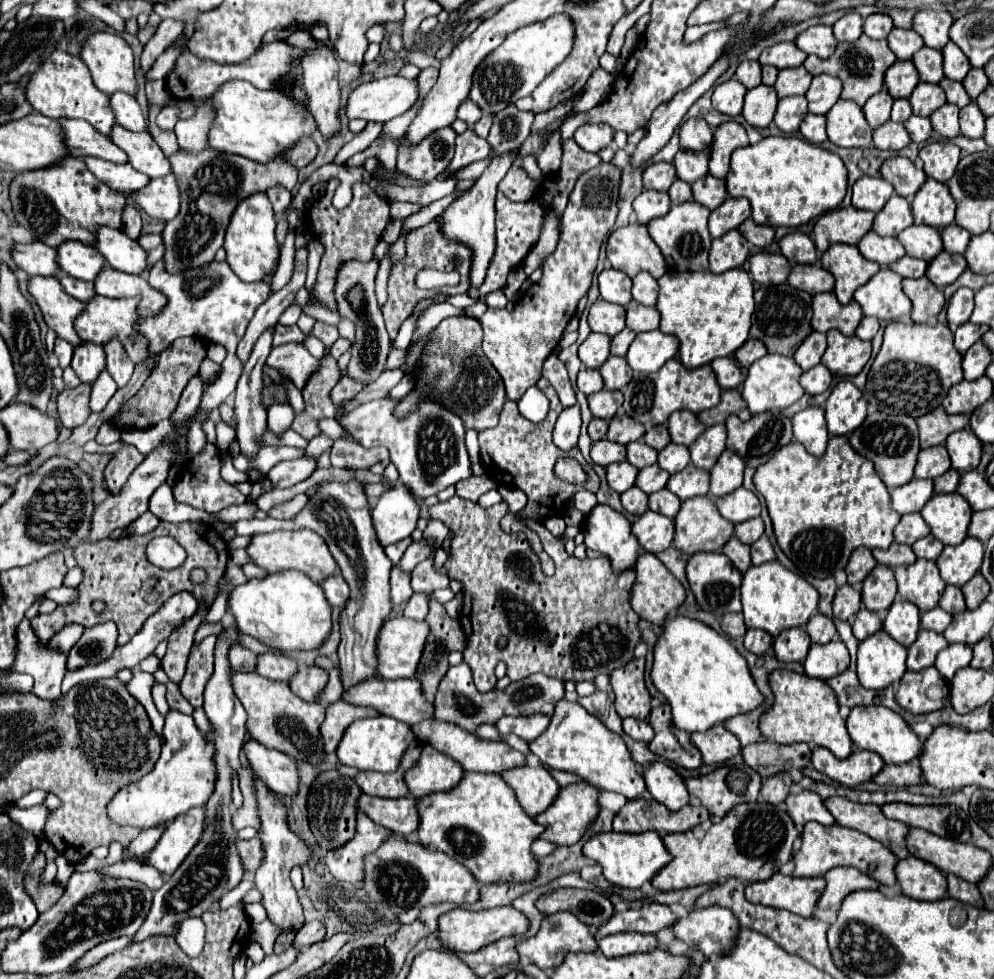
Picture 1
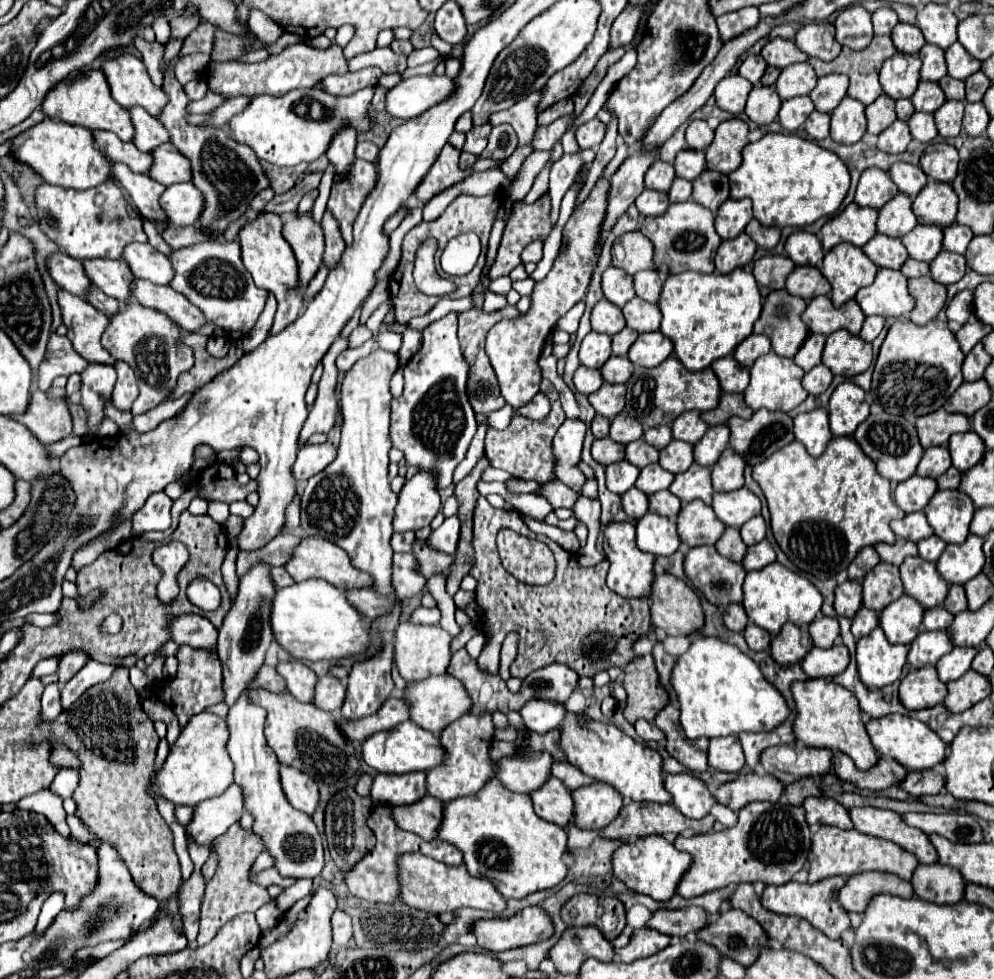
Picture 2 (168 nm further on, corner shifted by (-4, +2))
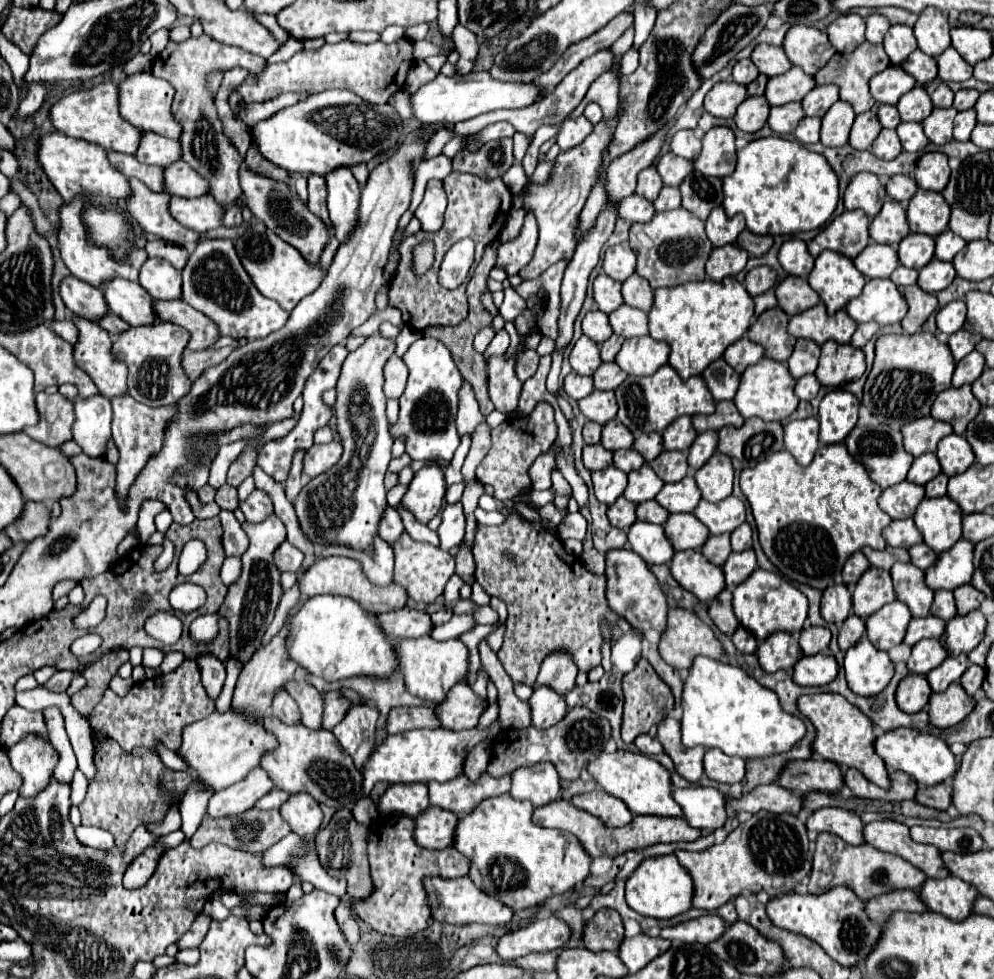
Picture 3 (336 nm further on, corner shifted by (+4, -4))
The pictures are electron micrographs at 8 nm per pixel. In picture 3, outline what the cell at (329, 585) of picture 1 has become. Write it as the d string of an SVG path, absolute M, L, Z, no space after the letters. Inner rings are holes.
M408 606L394 610L394 612L380 612L374 616L378 620L378 626L384 630L384 634L392 640L426 636L432 628L430 616L426 612L412 610Z

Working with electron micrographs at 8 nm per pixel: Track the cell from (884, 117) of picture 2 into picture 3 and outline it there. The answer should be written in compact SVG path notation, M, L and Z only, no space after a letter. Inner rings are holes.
M868 110L864 114L858 114L850 132L850 146L856 150L868 150L872 146L872 140L880 134L882 124L874 110Z

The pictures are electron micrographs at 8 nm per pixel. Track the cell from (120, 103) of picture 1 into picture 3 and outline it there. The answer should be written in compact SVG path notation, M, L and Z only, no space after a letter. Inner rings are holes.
M142 132L142 140L138 144L136 160L142 164L156 164L160 168L172 164L180 158L180 142L162 138L154 132Z

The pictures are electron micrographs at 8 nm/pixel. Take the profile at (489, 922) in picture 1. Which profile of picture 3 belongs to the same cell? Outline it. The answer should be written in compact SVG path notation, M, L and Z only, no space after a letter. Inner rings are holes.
M556 916L536 918L528 926L508 932L498 938L496 954L504 960L516 960L530 952L548 952L554 948L562 948L570 938L570 928Z

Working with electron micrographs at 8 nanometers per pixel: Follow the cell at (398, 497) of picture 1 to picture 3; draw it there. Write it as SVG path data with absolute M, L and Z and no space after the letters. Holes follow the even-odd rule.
M428 466L414 474L406 494L400 500L400 506L412 512L418 522L428 524L438 514L444 492L446 486L444 486L442 470L438 466Z

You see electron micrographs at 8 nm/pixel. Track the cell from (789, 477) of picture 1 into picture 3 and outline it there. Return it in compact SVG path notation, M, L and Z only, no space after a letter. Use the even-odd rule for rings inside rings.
M844 444L820 446L810 466L800 466L790 452L774 452L754 468L744 468L740 474L740 488L750 502L752 514L756 518L758 538L768 560L790 580L808 584L824 590L834 584L836 576L842 572L844 562L864 546L874 550L886 548L882 538L882 528L892 522L892 518L880 510L878 498L882 488L866 476L866 468L858 464L846 450Z

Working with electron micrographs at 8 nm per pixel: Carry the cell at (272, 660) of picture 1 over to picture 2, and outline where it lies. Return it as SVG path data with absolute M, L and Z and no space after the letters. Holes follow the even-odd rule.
M280 662L276 666L278 674L288 682L288 690L300 702L314 702L314 686L318 676L302 662Z

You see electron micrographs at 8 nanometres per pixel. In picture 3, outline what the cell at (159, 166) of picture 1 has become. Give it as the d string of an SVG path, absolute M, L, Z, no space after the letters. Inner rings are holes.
M176 160L164 168L164 188L172 196L176 194L186 198L208 194L208 182L182 160Z

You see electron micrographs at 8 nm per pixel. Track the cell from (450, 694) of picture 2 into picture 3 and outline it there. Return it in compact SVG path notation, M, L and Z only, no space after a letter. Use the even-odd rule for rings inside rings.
M458 682L450 688L446 700L434 708L434 712L444 730L468 730L476 726L484 708L486 704L472 692L472 688Z

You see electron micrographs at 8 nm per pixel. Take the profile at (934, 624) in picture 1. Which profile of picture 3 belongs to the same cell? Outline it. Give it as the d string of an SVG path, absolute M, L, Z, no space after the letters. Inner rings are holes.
M936 616L912 618L908 624L908 632L906 632L904 642L908 646L914 646L918 640L924 640L924 638L940 638L944 632L944 626L946 626L946 622L938 620Z

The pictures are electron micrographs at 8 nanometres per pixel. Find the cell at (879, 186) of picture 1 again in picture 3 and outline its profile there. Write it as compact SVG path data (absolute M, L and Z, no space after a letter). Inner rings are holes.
M860 172L850 180L850 186L844 192L844 206L846 210L864 210L872 220L882 208L884 194L886 190L874 174Z

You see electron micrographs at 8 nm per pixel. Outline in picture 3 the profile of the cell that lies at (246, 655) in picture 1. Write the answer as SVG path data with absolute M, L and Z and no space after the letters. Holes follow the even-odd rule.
M286 690L274 692L274 700L272 700L272 714L276 718L280 718L286 724L296 724L300 722L300 712L298 712L298 704L290 698L290 694Z

